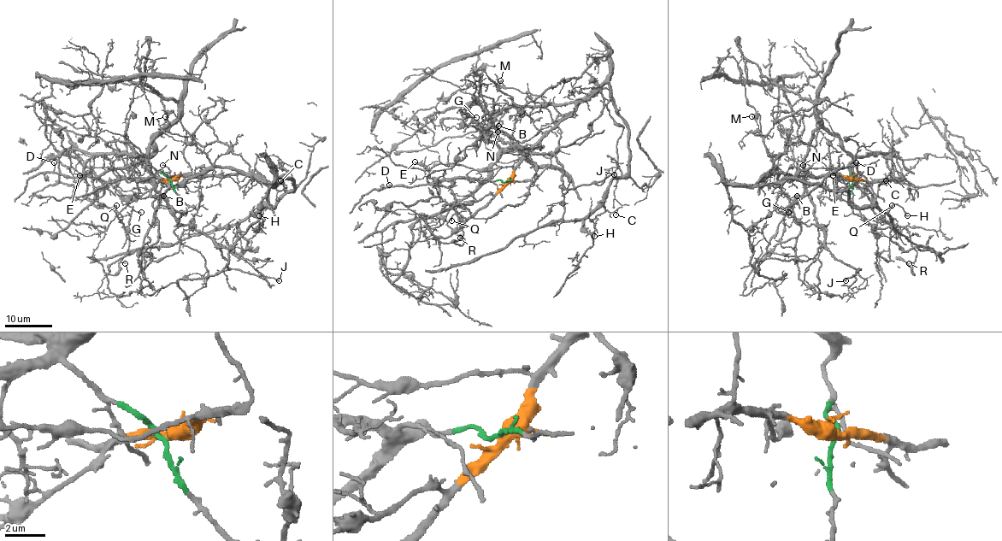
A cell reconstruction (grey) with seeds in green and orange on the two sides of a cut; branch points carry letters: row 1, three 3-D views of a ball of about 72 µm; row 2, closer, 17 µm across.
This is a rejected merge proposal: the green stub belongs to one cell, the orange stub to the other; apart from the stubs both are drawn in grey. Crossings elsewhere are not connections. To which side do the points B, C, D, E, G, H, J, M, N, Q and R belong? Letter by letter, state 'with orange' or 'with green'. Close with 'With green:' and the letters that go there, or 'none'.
B: with green
C: with orange
D: with green
E: with green
G: with green
H: with orange
J: with green
M: with orange
N: with green
Q: with green
R: with green
With green: B, D, E, G, J, N, Q, R

